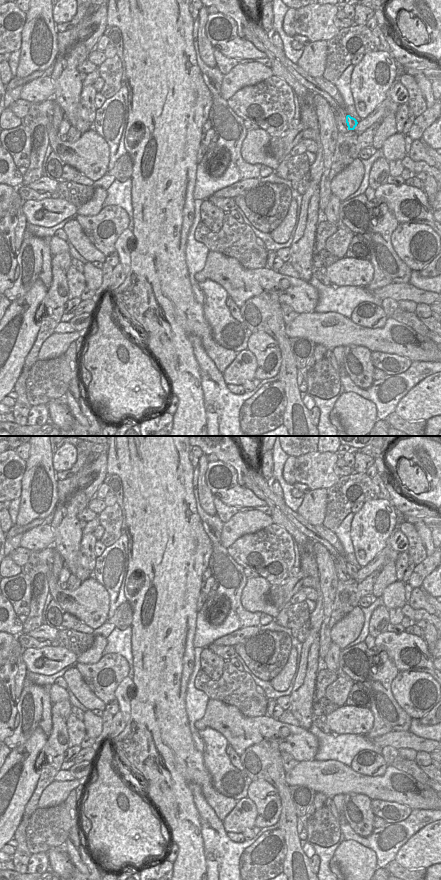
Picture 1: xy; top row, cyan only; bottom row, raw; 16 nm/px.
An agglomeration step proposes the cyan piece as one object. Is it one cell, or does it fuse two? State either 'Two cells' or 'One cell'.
Two cells.

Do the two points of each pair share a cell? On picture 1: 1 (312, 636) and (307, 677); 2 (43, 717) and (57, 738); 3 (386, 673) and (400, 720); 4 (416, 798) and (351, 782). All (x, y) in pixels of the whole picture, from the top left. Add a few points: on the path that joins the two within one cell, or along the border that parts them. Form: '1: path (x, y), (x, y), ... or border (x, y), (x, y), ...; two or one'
1: path (311, 646), (308, 667); one
2: border (51, 715), (51, 733), (48, 737); two
3: path (385, 685), (385, 698), (395, 708); one
4: path (400, 792), (391, 787), (367, 785); one

